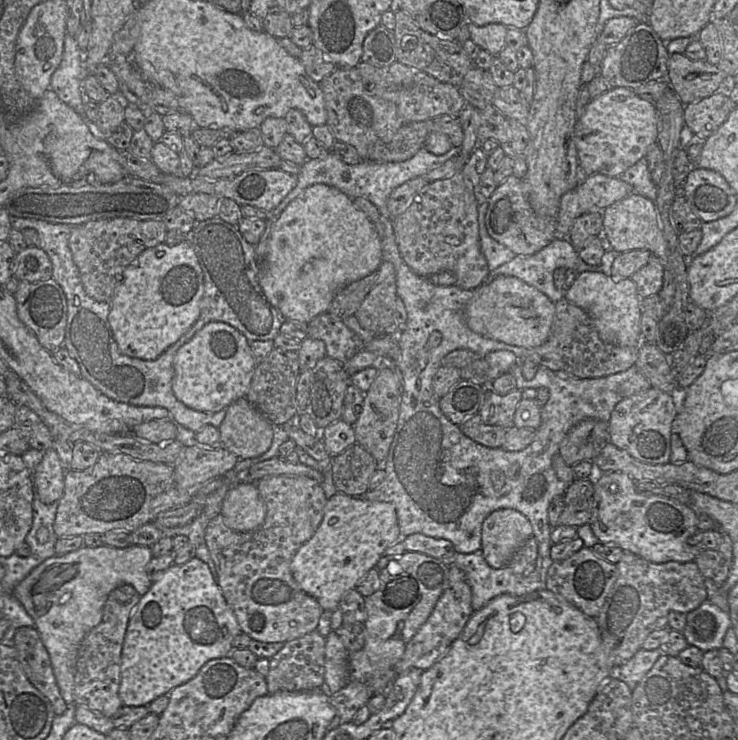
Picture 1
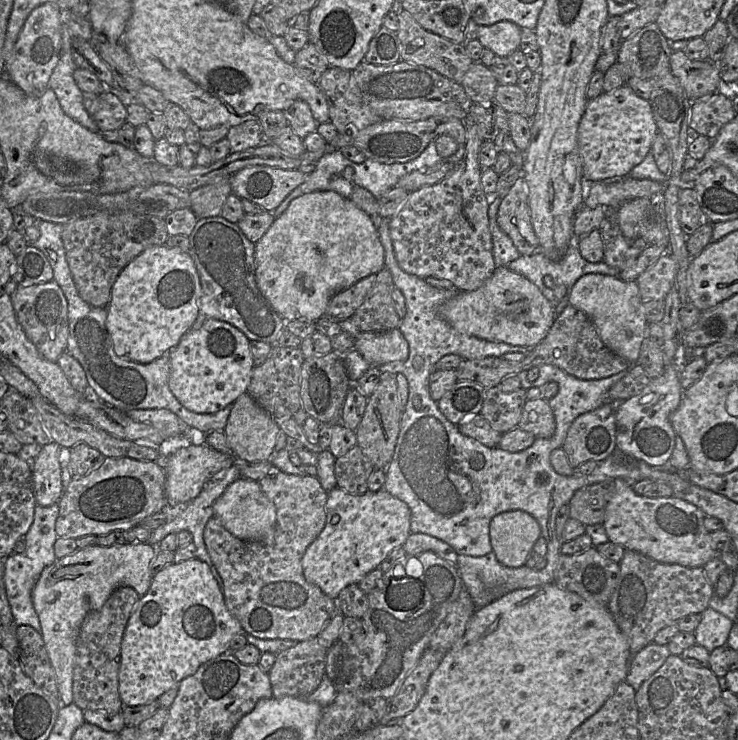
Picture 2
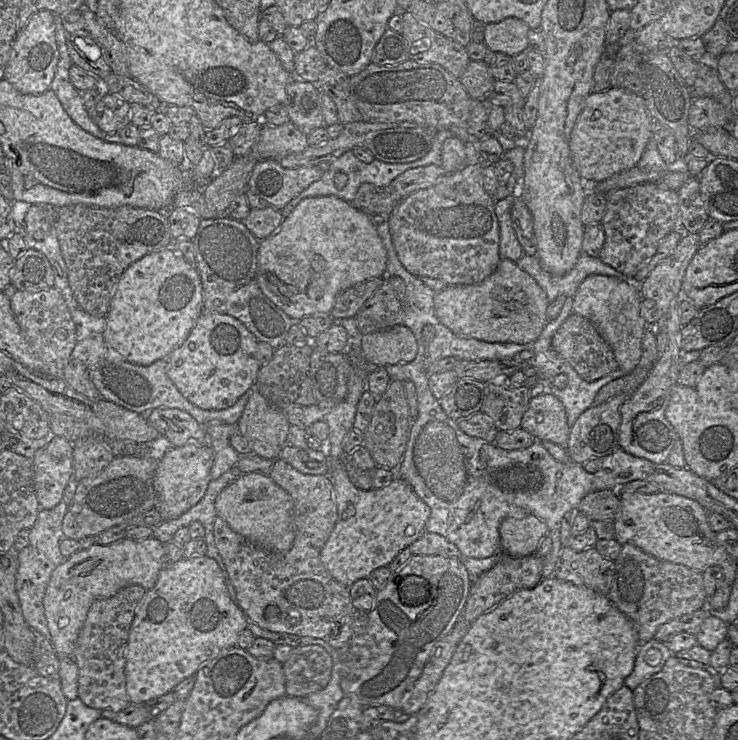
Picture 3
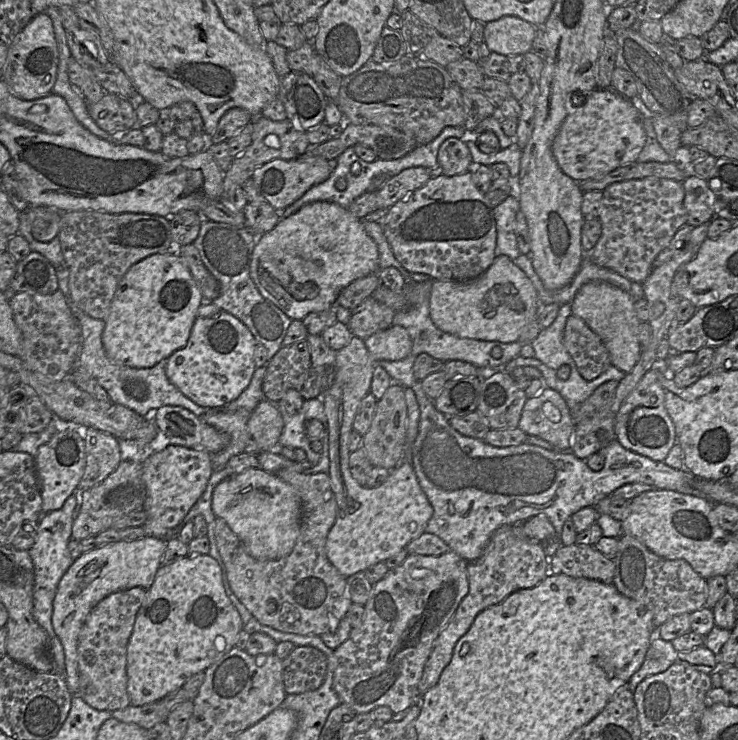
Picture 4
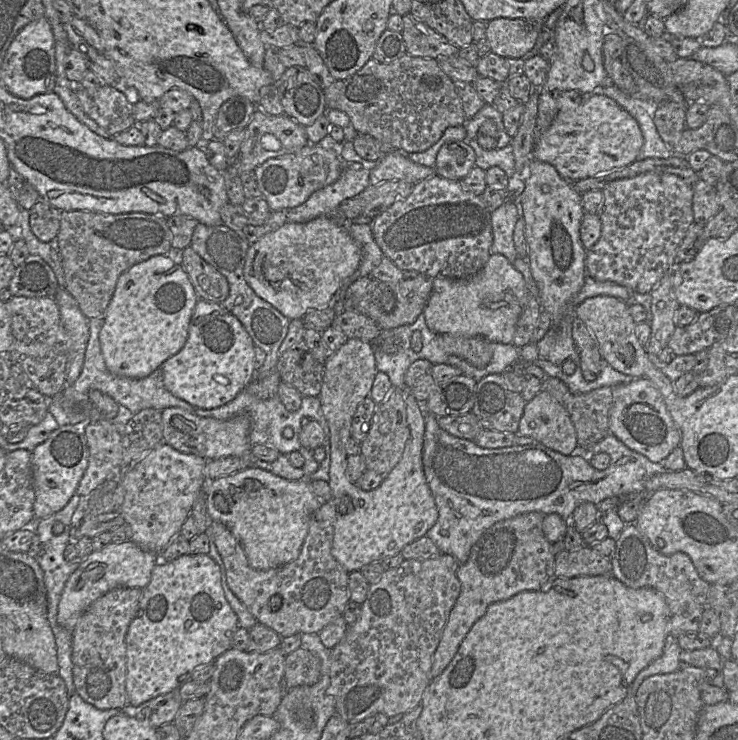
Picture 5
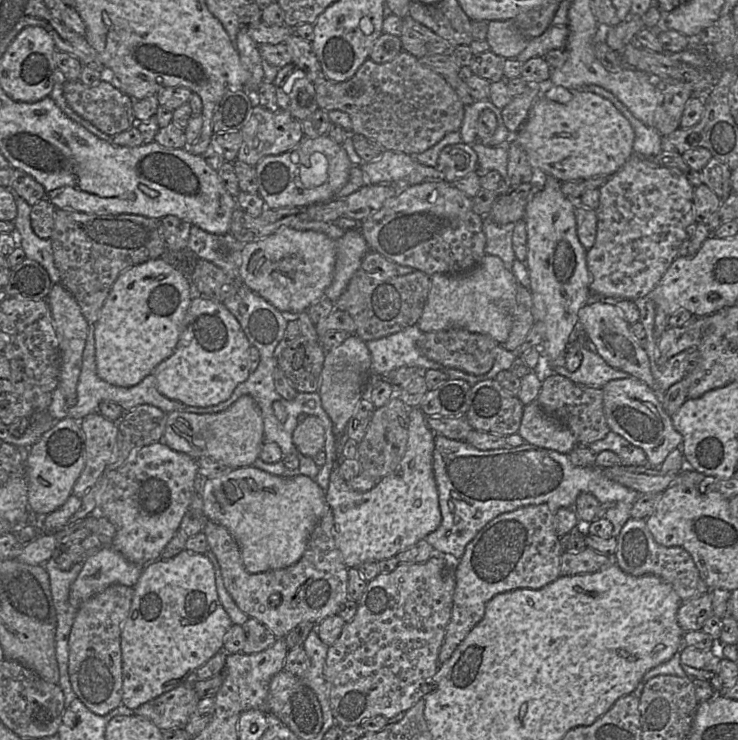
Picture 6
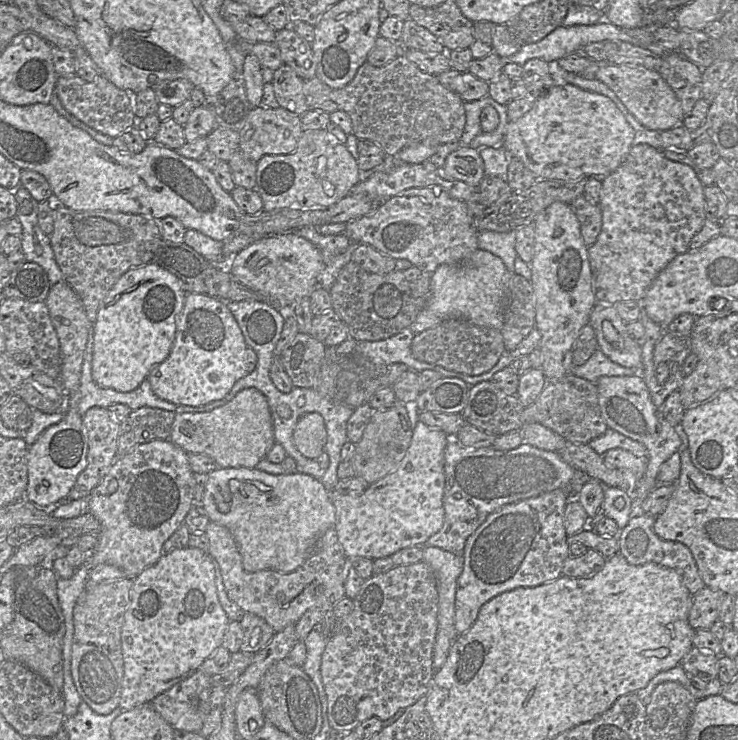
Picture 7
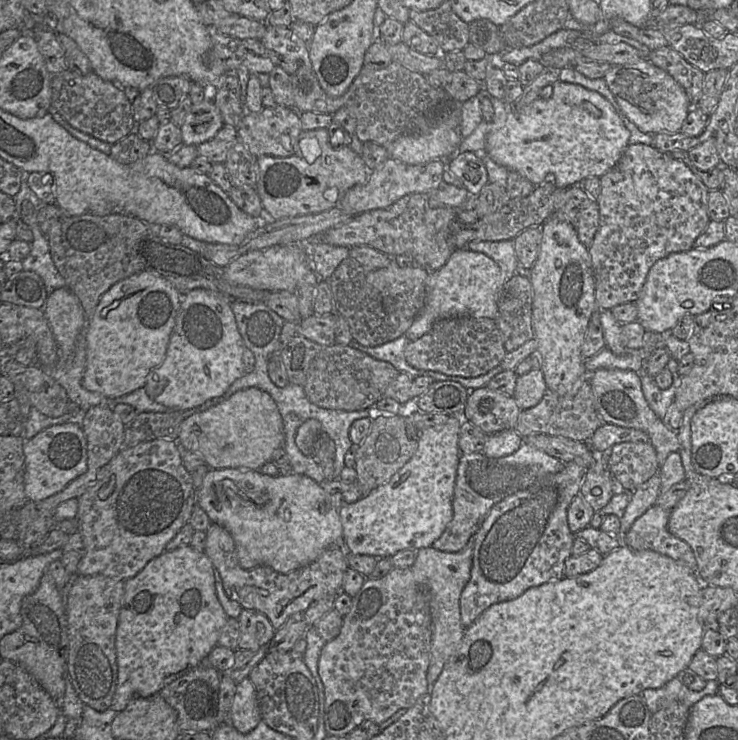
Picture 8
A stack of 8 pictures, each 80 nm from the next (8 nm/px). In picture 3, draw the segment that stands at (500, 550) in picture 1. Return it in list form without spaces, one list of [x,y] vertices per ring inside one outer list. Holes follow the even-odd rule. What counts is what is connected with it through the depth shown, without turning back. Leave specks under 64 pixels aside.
[[[534,515],[521,519],[505,518],[499,526],[501,551],[516,558],[532,555],[536,552],[539,542],[547,534],[547,525]]]

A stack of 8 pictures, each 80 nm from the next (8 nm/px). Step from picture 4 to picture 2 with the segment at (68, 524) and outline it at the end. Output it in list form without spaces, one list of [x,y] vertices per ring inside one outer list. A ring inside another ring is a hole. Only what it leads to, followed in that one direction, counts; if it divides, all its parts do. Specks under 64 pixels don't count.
[[[58,503],[45,507],[37,504],[35,507],[33,523],[25,535],[25,551],[20,554],[13,552],[4,559],[4,582],[14,622],[17,626],[31,626],[38,632],[41,630],[41,625],[33,606],[32,591],[44,568],[57,560],[54,552],[54,543],[58,538],[55,531],[58,515]],[[43,527],[48,527],[47,533],[42,533]]]

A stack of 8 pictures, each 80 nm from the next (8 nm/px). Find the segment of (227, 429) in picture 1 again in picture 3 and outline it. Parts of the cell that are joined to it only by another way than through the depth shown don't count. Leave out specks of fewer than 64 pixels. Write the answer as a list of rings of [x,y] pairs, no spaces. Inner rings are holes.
[[[254,386],[236,425],[253,454],[267,460],[280,457],[281,449],[287,442],[290,424],[283,411],[271,405]]]

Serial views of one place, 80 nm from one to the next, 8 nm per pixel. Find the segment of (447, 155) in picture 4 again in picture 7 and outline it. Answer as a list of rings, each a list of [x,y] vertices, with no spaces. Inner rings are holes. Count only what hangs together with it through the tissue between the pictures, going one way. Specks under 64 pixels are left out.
[[[461,145],[451,152],[443,168],[454,179],[476,188],[485,176],[484,163],[478,150],[469,145]]]

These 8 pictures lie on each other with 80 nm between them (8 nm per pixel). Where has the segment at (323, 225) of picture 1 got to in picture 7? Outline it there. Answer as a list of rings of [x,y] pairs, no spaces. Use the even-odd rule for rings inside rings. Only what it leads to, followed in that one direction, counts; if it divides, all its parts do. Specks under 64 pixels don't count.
[[[295,231],[267,236],[241,250],[233,257],[231,276],[253,291],[276,298],[282,308],[289,308],[300,299],[311,296],[319,286],[320,274],[326,268],[320,250]]]

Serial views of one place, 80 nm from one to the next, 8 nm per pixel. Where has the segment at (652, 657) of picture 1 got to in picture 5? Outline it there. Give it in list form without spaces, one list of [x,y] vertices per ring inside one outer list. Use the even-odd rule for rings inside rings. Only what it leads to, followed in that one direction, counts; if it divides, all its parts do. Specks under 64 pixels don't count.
[[[668,636],[662,655],[637,674],[633,683],[629,687],[628,694],[636,697],[637,691],[642,682],[652,675],[667,674],[680,669],[679,655],[681,651],[682,650],[677,643],[677,638]]]

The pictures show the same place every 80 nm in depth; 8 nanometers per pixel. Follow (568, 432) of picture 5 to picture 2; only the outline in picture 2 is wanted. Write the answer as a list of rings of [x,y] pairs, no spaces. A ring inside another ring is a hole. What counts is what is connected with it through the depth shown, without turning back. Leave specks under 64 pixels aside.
[[[527,399],[518,427],[532,433],[536,438],[550,438],[556,428],[555,418],[548,400]]]

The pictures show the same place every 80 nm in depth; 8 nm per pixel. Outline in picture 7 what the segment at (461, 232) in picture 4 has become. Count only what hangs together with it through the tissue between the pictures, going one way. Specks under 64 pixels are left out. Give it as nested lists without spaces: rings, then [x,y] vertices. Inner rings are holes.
[[[432,185],[424,188],[410,188],[387,199],[386,201],[379,204],[378,207],[371,213],[346,223],[347,225],[345,229],[345,234],[353,243],[368,244],[377,249],[378,251],[382,252],[383,254],[386,254],[396,260],[408,260],[414,266],[432,275],[440,265],[456,264],[478,249],[479,232],[475,228],[473,220],[474,218],[468,213],[466,202],[452,198],[442,186]]]

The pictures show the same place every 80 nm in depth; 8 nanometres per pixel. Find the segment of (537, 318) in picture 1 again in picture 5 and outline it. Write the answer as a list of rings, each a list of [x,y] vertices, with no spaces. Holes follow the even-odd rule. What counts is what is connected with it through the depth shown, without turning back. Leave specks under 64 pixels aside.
[[[492,254],[485,266],[469,278],[434,278],[423,313],[427,326],[437,334],[482,337],[510,344],[527,292],[524,278],[514,265],[504,255]]]

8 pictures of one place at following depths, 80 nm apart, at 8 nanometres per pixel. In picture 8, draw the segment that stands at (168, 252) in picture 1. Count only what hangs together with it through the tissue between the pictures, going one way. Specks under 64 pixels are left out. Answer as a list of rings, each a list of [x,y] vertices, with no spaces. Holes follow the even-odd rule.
[[[144,270],[104,293],[87,322],[86,369],[82,386],[107,399],[145,387],[148,375],[164,360],[182,295],[156,272]]]

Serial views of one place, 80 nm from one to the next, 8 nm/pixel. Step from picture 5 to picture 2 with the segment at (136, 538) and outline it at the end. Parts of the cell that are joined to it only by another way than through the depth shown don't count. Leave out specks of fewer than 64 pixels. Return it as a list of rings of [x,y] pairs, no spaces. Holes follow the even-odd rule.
[[[204,443],[182,447],[161,463],[166,474],[167,503],[169,506],[174,506],[195,499],[207,485],[207,481],[217,472],[232,467],[236,463],[236,458],[233,454],[217,451]]]

